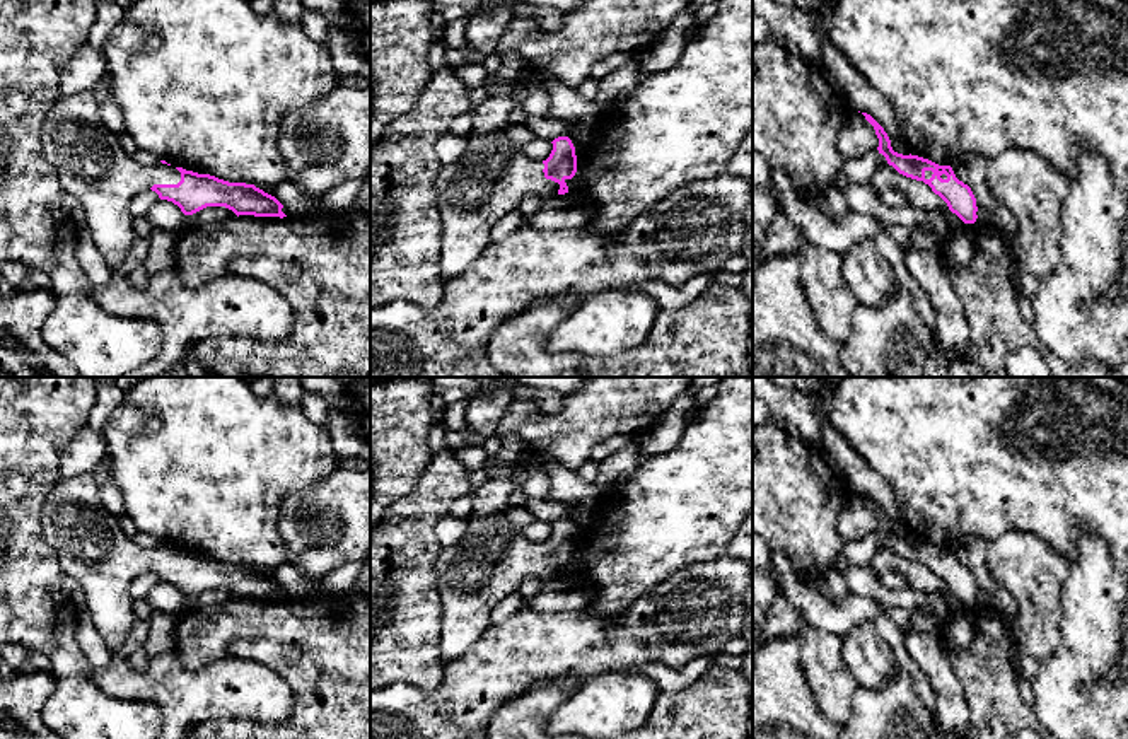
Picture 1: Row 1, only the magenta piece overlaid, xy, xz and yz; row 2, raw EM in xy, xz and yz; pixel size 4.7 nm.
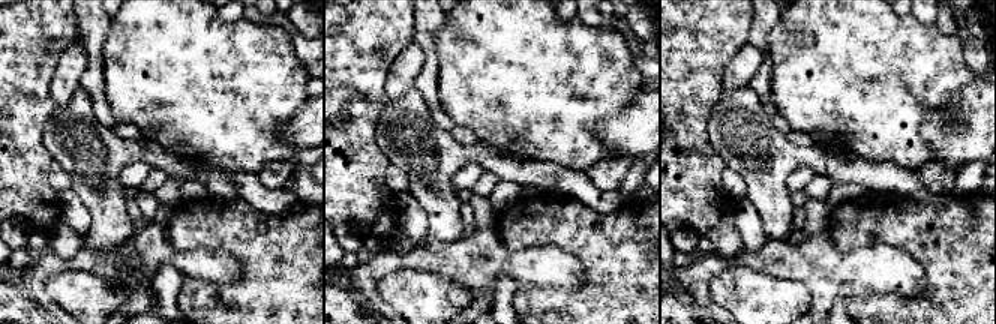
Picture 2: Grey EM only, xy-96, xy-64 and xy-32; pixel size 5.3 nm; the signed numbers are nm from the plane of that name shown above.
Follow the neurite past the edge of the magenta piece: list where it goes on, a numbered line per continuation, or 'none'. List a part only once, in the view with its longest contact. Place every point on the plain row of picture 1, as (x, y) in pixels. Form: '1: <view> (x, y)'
1: xy (91, 546)

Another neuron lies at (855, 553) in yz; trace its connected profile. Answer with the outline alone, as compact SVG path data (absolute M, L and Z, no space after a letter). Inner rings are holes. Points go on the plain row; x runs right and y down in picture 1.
M867 536L863 539L848 541L840 555L836 568L841 572L850 567L870 567L875 551L879 550L877 538Z

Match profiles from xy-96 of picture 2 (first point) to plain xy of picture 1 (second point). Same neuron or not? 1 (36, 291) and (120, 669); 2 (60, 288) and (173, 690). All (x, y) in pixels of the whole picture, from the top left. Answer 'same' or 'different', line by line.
1: same
2: different

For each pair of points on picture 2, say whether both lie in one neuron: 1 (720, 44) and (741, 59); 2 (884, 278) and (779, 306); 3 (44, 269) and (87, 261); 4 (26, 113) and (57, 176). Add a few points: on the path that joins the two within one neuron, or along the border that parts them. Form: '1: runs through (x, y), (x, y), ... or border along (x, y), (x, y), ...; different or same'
1: border along (747, 41), (726, 63), (722, 86); different
2: border along (780, 278), (798, 281), (810, 294), (812, 308); different
3: runs through (54, 264), (77, 261); same
4: border along (53, 162), (50, 185), (57, 192); different

